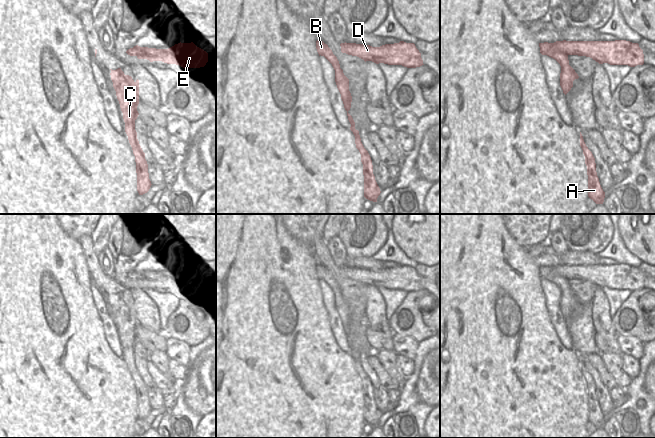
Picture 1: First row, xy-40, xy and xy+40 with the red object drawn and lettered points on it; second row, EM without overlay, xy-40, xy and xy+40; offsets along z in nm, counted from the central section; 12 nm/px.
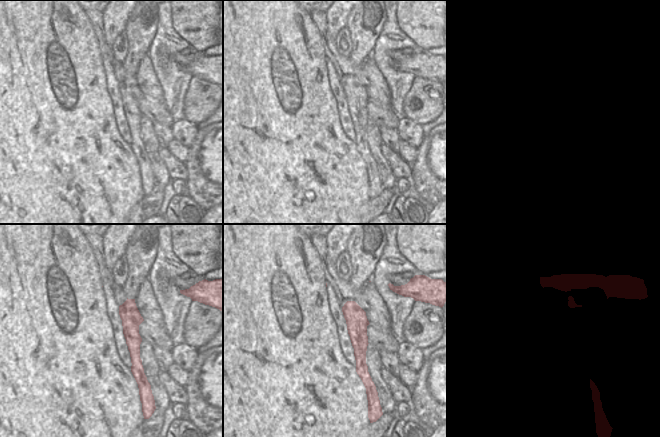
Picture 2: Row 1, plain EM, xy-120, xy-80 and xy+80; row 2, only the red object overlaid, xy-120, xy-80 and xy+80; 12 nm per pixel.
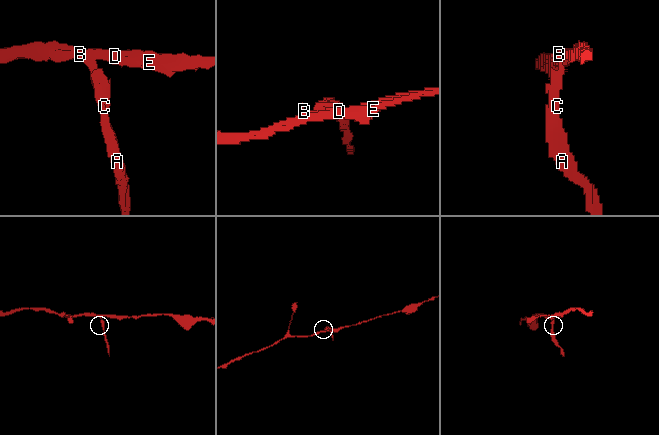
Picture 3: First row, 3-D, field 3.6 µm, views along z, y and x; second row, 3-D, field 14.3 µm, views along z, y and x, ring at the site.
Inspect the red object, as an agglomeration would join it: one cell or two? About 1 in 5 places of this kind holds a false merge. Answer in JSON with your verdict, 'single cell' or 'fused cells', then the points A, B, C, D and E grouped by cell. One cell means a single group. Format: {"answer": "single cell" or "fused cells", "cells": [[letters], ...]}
{"answer": "fused cells", "cells": [["A", "C"], ["B", "D", "E"]]}

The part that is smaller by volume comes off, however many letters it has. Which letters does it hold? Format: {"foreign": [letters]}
{"foreign": ["A", "C"]}

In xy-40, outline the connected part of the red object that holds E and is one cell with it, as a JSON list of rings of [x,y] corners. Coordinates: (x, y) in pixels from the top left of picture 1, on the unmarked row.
[[[193,266],[178,267],[168,273],[140,271],[138,269],[126,275],[130,280],[147,283],[150,286],[162,285],[176,288],[183,292],[200,292],[208,286],[208,277],[197,271]]]

